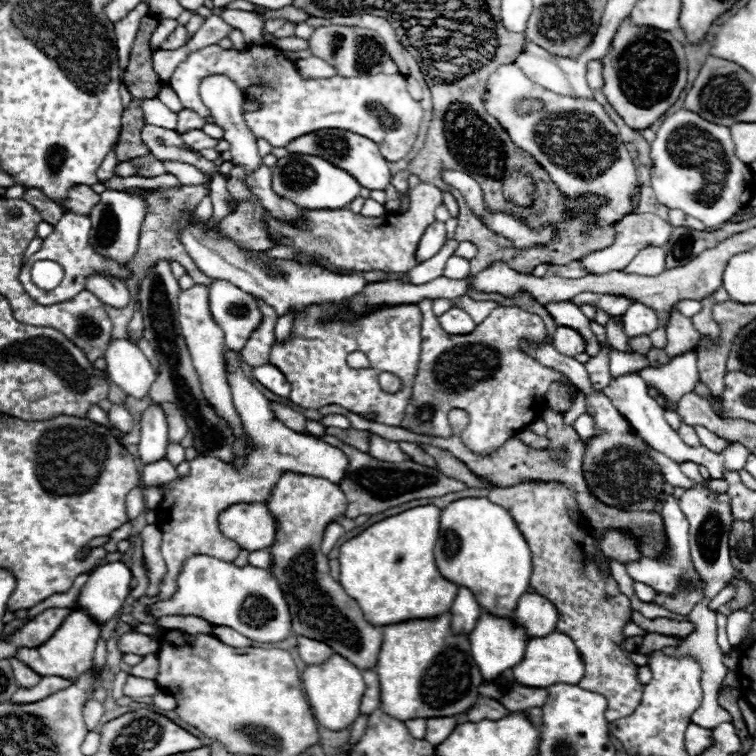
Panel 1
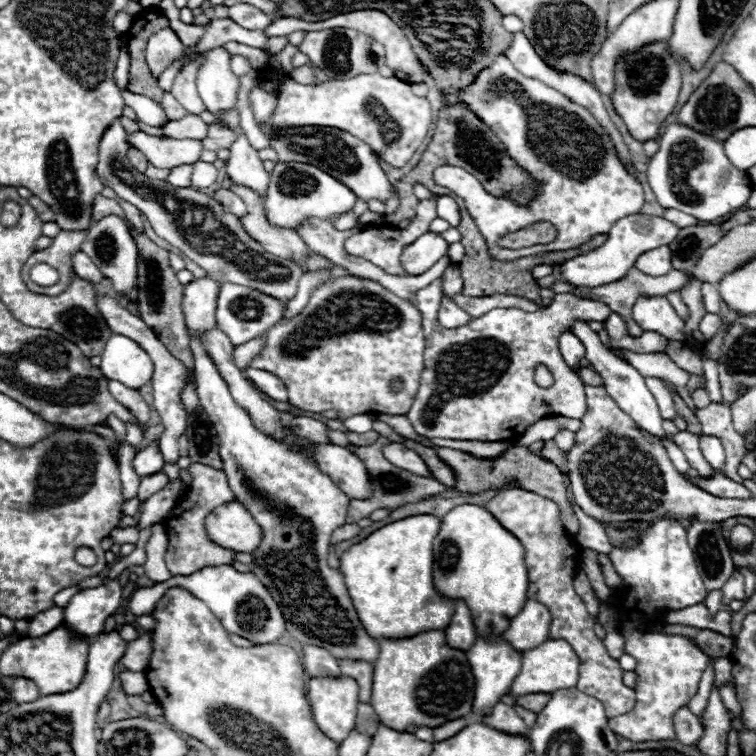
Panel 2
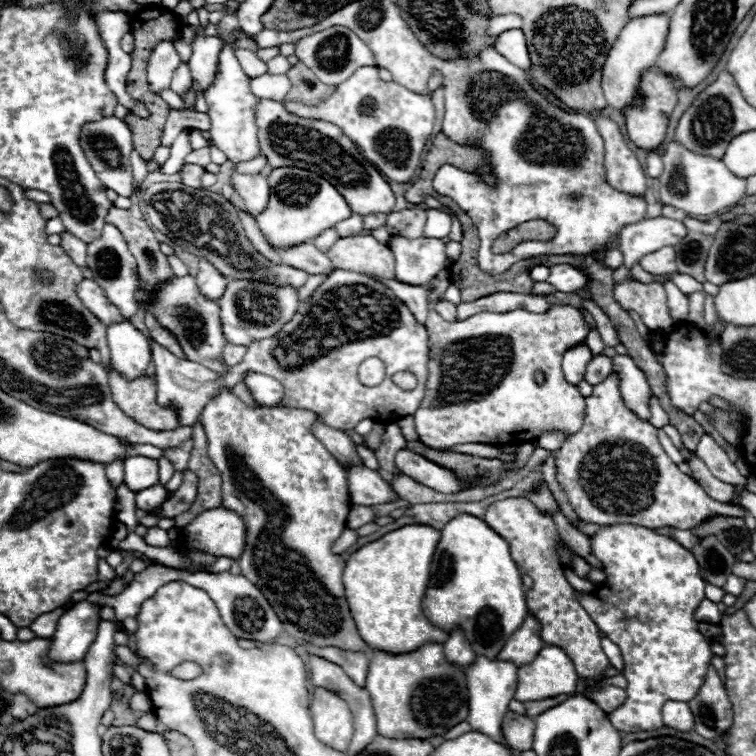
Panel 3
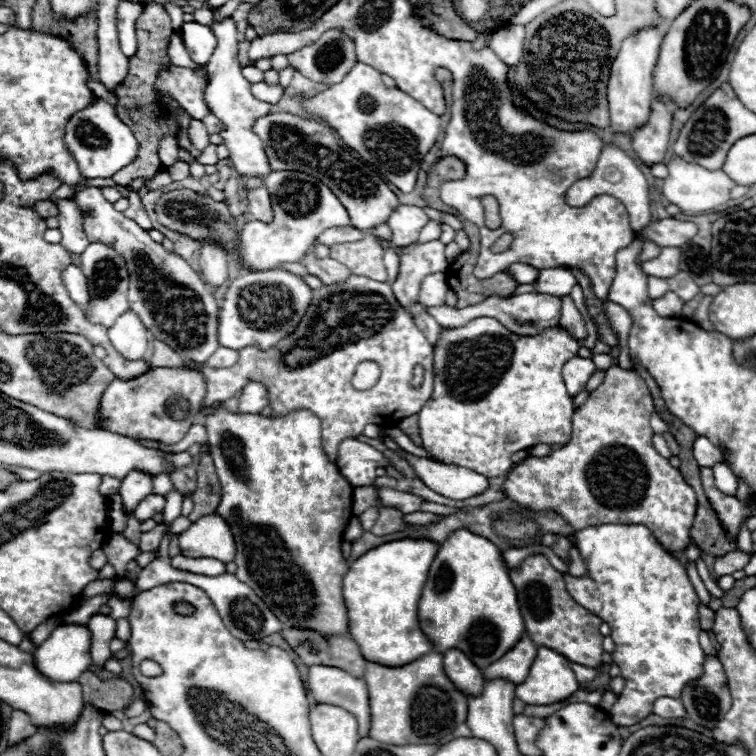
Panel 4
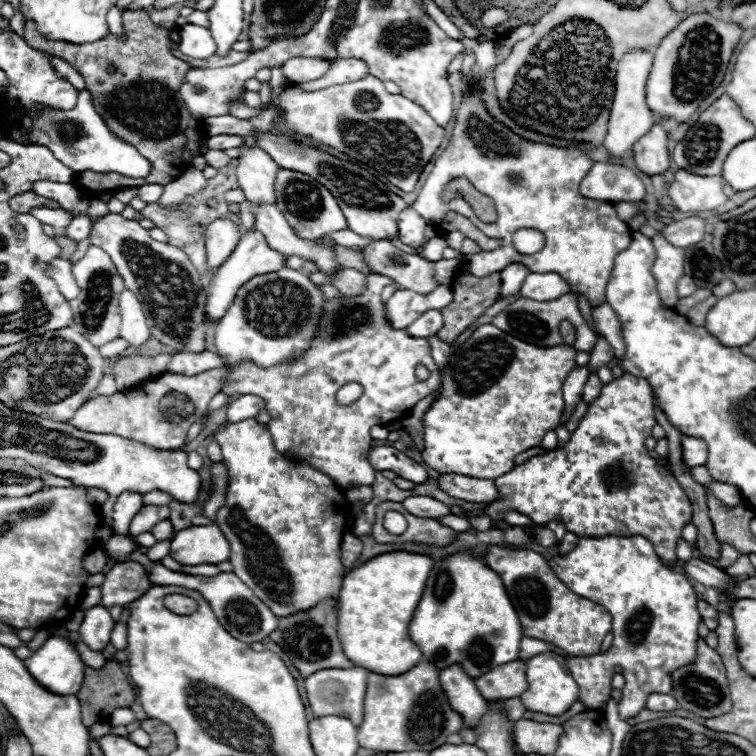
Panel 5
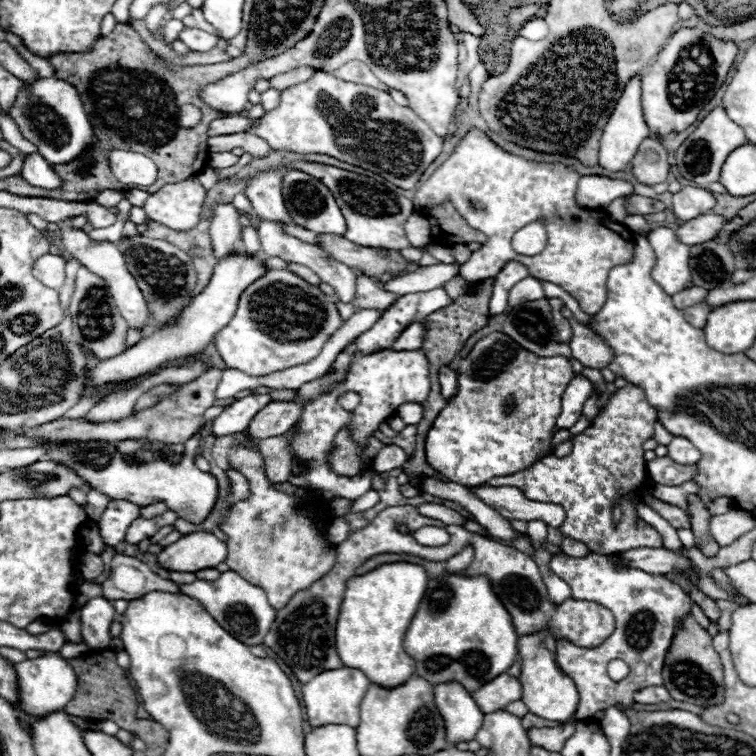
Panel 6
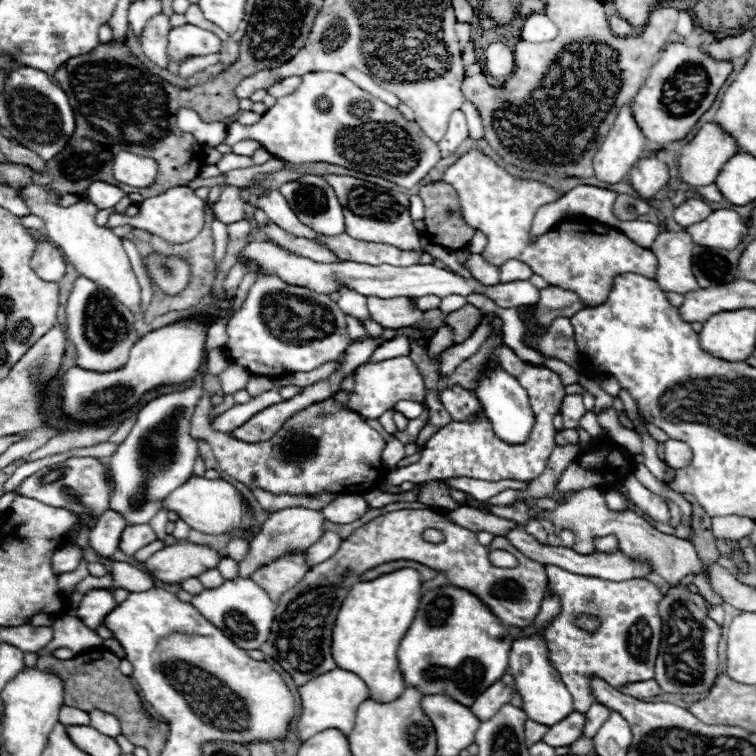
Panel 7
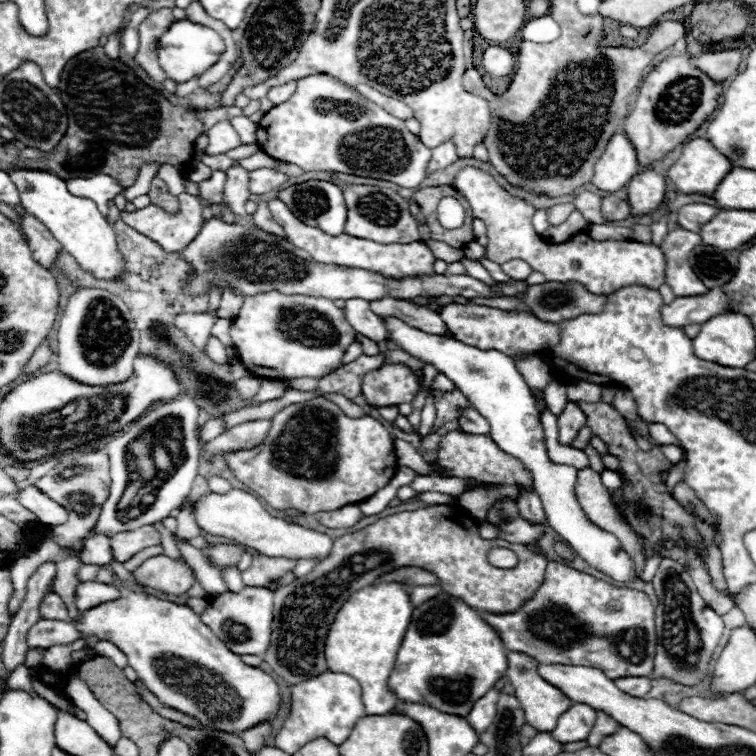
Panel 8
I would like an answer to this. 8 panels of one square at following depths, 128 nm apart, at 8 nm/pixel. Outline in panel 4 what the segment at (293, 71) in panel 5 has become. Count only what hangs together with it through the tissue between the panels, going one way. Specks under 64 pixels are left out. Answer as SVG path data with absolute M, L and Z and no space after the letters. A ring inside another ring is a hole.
M332 28L324 32L320 40L288 54L288 62L306 78L332 86L352 70L358 58L354 40L344 32Z

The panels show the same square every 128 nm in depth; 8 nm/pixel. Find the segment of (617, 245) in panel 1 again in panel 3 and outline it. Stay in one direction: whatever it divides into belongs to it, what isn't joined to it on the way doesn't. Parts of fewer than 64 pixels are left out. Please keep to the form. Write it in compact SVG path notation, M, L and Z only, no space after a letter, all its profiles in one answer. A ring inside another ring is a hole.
M644 218L636 224L628 224L618 234L618 248L624 258L624 266L632 268L642 256L656 252L664 246L676 246L686 236L686 226L672 218ZM558 264L550 268L548 282L554 284L558 292L576 292L586 288L590 278L582 270L574 268L572 264Z

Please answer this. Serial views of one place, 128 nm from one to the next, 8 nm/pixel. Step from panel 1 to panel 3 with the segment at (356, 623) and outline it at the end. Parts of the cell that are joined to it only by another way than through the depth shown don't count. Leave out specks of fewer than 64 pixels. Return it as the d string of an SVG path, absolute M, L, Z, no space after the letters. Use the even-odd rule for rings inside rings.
M200 260L196 286L200 286L200 294L208 296L208 300L220 300L224 288L228 286L228 280L212 264L208 264L206 260ZM224 388L224 392L208 400L200 420L208 436L208 456L222 476L222 506L240 514L248 528L246 548L238 558L242 574L264 592L284 630L296 640L320 646L332 644L372 656L374 650L360 638L344 598L342 574L346 562L342 556L332 554L334 540L346 528L352 502L344 468L310 432L318 416L298 408L250 408Z

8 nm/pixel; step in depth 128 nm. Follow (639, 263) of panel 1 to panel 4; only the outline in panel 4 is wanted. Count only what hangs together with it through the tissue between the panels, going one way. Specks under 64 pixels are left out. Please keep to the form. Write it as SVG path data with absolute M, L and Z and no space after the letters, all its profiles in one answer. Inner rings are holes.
M664 248L656 258L644 262L644 272L656 278L670 278L680 272L680 248Z

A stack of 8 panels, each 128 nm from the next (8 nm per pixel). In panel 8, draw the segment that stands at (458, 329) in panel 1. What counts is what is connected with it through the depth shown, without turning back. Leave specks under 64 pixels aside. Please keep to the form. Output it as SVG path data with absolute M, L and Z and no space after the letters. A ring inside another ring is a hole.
M260 202L258 204L258 210L256 214L252 214L252 224L256 224L258 228L264 228L264 232L272 232L274 236L284 236L284 230L280 228L280 224L274 222L274 218L270 216L270 210L268 210L268 204L266 202Z

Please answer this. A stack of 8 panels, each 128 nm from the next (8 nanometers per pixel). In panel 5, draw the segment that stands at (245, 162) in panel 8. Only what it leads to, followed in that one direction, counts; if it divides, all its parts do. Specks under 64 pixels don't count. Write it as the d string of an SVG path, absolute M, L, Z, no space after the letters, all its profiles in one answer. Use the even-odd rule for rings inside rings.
M208 150L208 152L204 154L204 158L206 158L206 162L208 162L210 166L214 166L214 168L224 168L224 166L230 162L230 158L228 158L222 150Z

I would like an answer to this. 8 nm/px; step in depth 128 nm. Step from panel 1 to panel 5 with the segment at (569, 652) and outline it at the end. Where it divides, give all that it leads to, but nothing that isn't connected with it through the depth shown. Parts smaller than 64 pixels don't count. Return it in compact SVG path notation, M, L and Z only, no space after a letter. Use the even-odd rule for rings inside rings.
M552 652L532 656L526 666L526 678L528 678L528 690L520 694L520 700L528 710L560 716L578 700L578 684L574 682L572 674L564 668L564 664L558 660L558 656Z

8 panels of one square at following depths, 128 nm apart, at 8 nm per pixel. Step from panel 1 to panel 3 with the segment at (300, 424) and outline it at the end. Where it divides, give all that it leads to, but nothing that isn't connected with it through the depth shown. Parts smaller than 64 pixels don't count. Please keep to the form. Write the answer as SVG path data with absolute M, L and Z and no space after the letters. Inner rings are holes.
M316 422L312 424L312 434L322 440L322 444L328 448L328 452L332 452L332 456L340 462L362 462L360 456L356 454L356 450L352 448L352 440L342 432L342 430L334 430L328 428L324 422Z

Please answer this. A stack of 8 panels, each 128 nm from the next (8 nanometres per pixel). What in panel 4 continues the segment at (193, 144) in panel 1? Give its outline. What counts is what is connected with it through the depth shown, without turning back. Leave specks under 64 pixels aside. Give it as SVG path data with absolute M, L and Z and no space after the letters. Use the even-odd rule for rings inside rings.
M226 18L222 22L212 24L212 32L218 40L218 46L210 58L210 62L206 64L206 72L208 72L208 80L206 80L206 106L208 110L224 124L220 138L224 140L224 146L230 152L230 162L234 164L236 172L240 174L248 174L248 176L268 176L270 164L262 146L262 140L252 132L252 124L254 120L258 120L260 116L264 116L266 112L270 112L270 104L260 102L252 96L252 92L248 90L248 80L242 76L240 72L240 62L238 62L238 40L236 40L236 24L232 18Z

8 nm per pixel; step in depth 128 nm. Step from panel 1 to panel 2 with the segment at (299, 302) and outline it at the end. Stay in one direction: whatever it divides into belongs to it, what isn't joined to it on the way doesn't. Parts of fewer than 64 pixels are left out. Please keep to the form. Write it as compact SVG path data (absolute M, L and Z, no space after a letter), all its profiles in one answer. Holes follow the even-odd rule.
M116 120L102 136L98 176L108 188L116 192L118 198L134 204L146 216L160 238L168 240L184 256L206 270L212 280L218 280L220 284L244 284L284 302L296 296L296 286L304 270L292 260L284 260L264 252L264 248L244 232L238 216L224 212L222 206L208 194L200 194L192 188L174 188L168 182L150 180L144 174L136 172L128 162L126 130L122 128L120 120Z

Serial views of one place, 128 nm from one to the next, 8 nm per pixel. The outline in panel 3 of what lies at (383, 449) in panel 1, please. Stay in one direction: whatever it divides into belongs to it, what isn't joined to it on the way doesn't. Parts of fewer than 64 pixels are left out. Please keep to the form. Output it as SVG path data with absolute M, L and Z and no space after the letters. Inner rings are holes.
M398 450L396 452L396 466L410 478L414 478L416 482L428 486L428 488L434 488L438 492L460 492L460 490L466 490L464 486L458 484L454 472L442 468L442 466L436 466L434 462L426 460L424 456L420 454L414 454L410 450Z

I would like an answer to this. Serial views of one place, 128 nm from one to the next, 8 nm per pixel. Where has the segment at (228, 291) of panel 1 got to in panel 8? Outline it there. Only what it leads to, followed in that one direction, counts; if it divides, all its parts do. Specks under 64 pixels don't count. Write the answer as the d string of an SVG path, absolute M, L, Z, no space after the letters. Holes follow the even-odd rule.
M262 292L244 298L244 304L230 328L232 344L238 350L238 360L248 368L272 368L276 372L256 372L260 378L324 378L340 366L346 348L354 342L356 330L346 322L344 310L328 298L312 298L302 294L286 296L282 292Z

